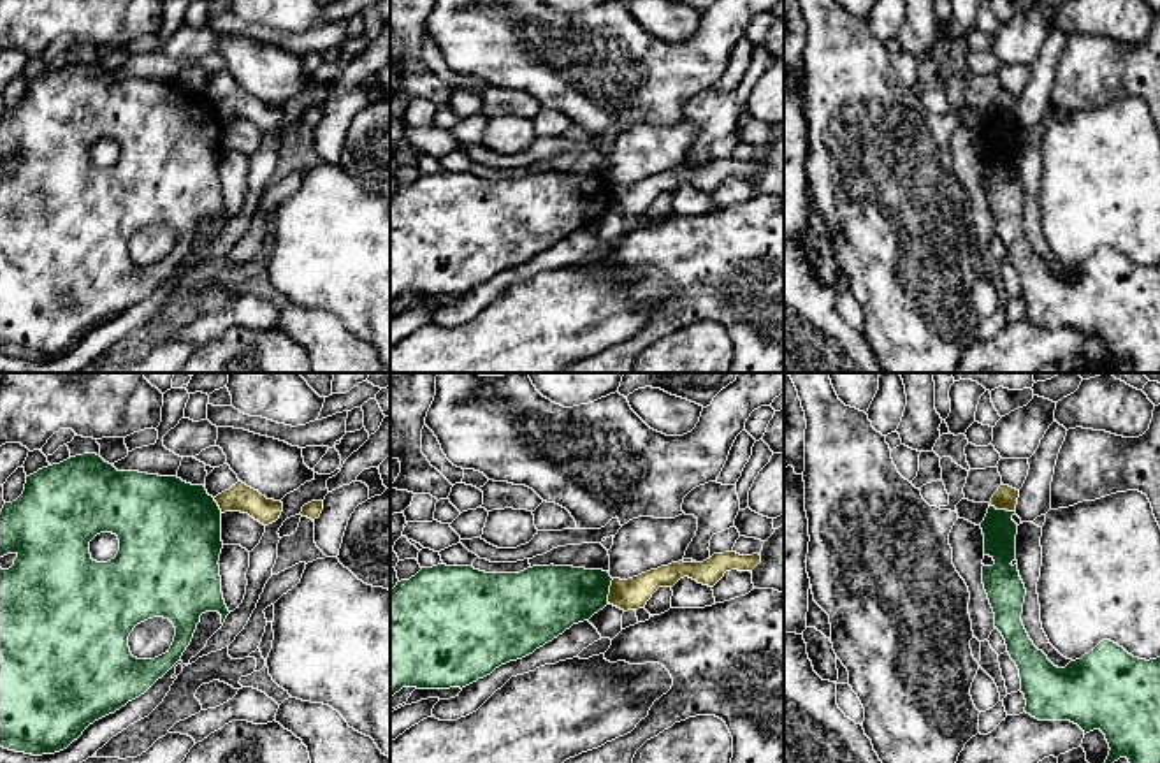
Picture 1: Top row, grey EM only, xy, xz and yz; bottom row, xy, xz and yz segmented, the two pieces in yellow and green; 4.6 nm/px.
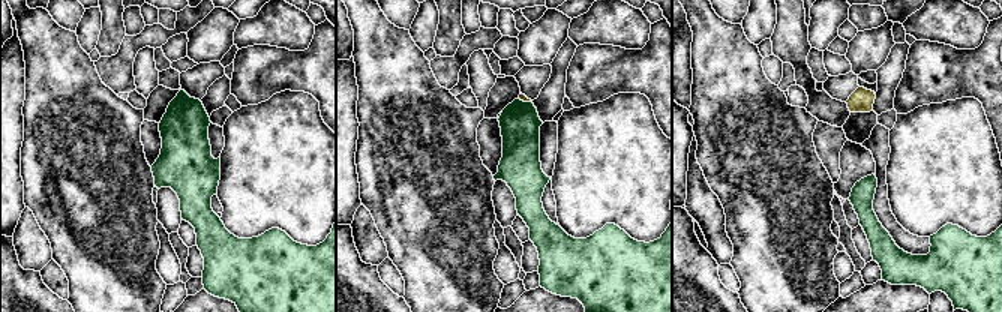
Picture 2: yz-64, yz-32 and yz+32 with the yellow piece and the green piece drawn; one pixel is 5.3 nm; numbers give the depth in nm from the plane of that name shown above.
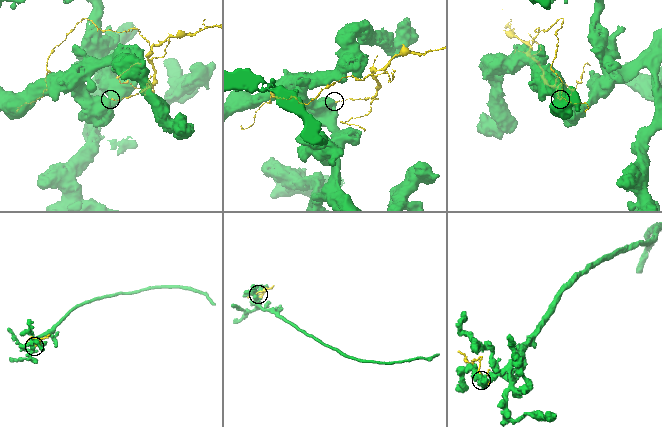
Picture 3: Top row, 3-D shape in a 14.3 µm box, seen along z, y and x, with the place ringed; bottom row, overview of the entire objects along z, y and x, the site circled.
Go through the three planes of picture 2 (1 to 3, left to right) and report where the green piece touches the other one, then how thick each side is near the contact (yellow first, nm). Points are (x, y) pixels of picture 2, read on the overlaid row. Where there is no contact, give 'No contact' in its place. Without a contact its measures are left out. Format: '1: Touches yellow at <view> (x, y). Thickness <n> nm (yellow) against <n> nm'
1: No contact
2: Touches yellow at yz-32 (525, 101). Thickness 40 nm (yellow) against 220 nm
3: No contact

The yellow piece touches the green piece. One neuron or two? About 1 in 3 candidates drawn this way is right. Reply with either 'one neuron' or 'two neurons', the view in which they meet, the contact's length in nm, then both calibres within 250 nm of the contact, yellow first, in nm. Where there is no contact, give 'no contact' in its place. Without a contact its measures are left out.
two neurons; meets yellow in xz; contact 120 nm long; 140 nm thick on the yellow side, 280 nm on the other

